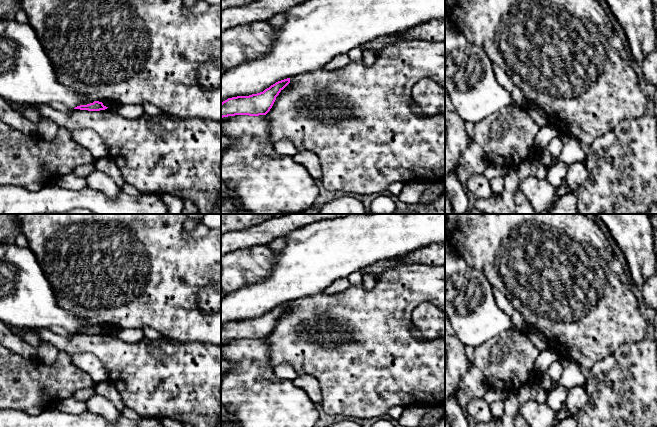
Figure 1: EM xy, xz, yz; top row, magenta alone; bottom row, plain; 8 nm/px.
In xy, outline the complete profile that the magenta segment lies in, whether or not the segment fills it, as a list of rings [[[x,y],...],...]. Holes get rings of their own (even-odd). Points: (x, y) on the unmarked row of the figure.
[[[94,325],[93,327],[90,327],[87,329],[77,330],[74,333],[88,334],[88,335],[100,335],[100,334],[105,334],[107,332],[108,331],[104,330],[102,326]]]

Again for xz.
[[[287,302],[276,306],[263,316],[228,322],[221,327],[221,342],[235,339],[266,339],[272,332],[276,321],[289,307],[290,302]]]

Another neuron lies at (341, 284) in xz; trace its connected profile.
[[[340,278],[335,280],[330,286],[328,286],[323,292],[326,294],[334,294],[347,289],[350,286],[348,278]]]

